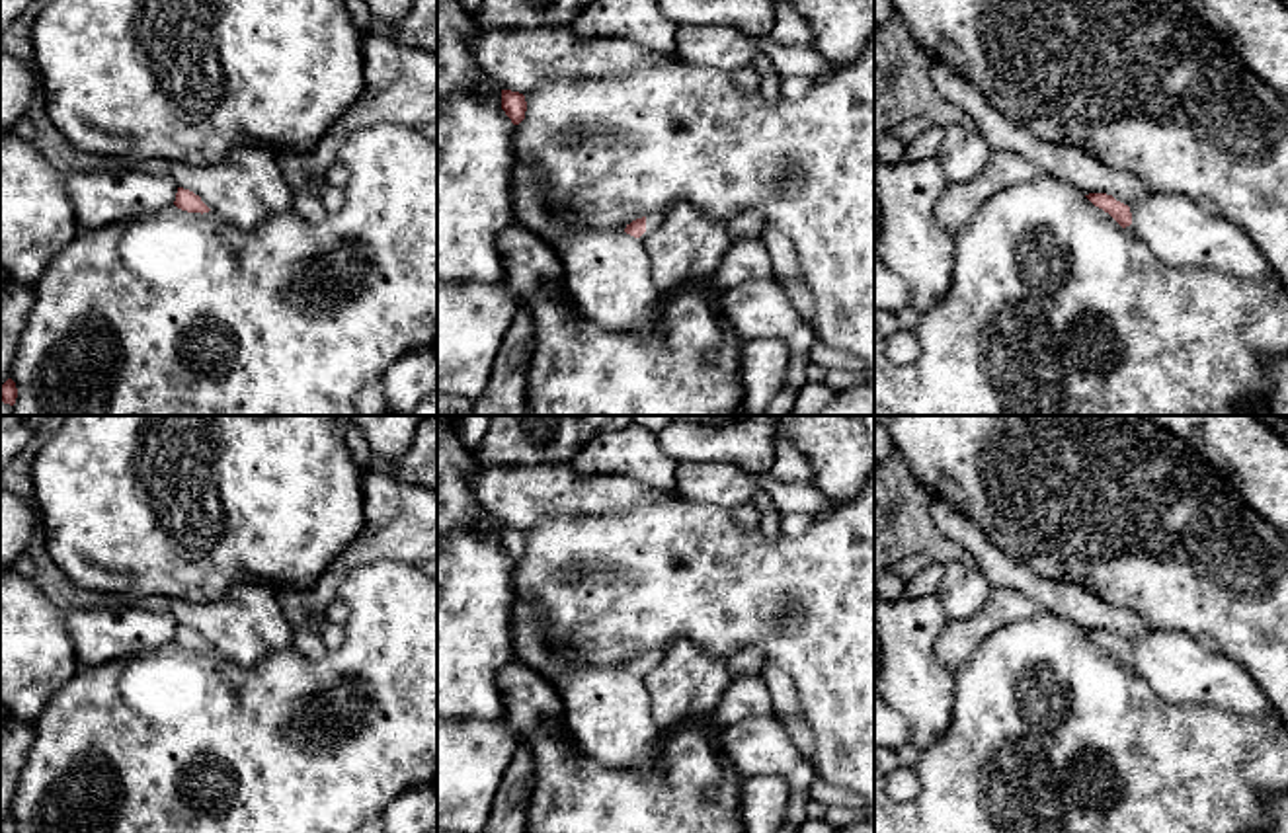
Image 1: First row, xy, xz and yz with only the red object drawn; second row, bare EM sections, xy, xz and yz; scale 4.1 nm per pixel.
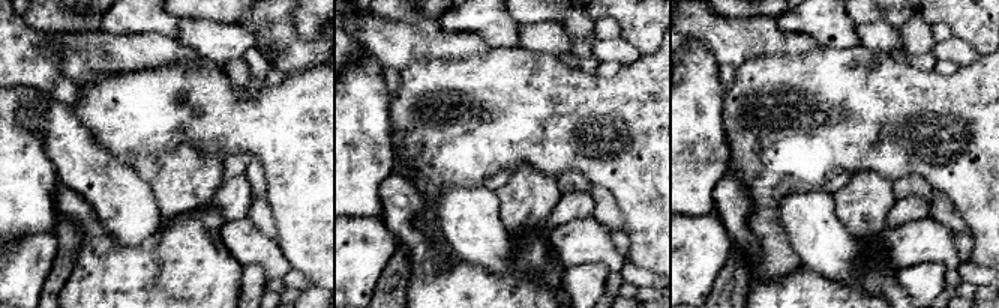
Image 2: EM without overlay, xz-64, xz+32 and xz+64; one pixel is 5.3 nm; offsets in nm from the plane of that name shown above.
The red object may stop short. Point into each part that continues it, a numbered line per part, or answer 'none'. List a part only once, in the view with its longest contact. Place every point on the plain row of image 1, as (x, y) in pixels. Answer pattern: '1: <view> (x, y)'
1: xz (654, 656)

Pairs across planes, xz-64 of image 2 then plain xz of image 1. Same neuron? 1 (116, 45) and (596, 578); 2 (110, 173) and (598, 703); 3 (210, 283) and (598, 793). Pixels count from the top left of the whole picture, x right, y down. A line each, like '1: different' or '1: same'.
1: different
2: same
3: same

